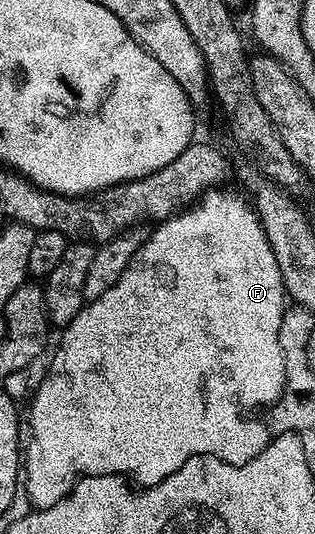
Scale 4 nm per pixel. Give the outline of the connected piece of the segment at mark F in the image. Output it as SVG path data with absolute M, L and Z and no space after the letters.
M226 189L208 190L177 215L161 220L155 226L158 228L147 234L126 271L120 273L120 281L116 281L108 293L100 293L100 297L83 305L80 313L76 313L76 317L61 332L62 340L50 359L50 372L43 377L42 384L39 387L37 384L32 391L30 444L24 447L24 493L30 498L31 508L56 505L69 495L71 487L84 475L135 475L142 487L151 487L176 473L184 461L197 455L215 455L226 463L247 463L270 442L272 435L267 424L262 424L254 414L258 407L266 409L277 403L286 384L284 353L280 349L280 317L286 312L288 296L281 281L280 267L254 207L247 200L245 203L236 192L222 190Z

